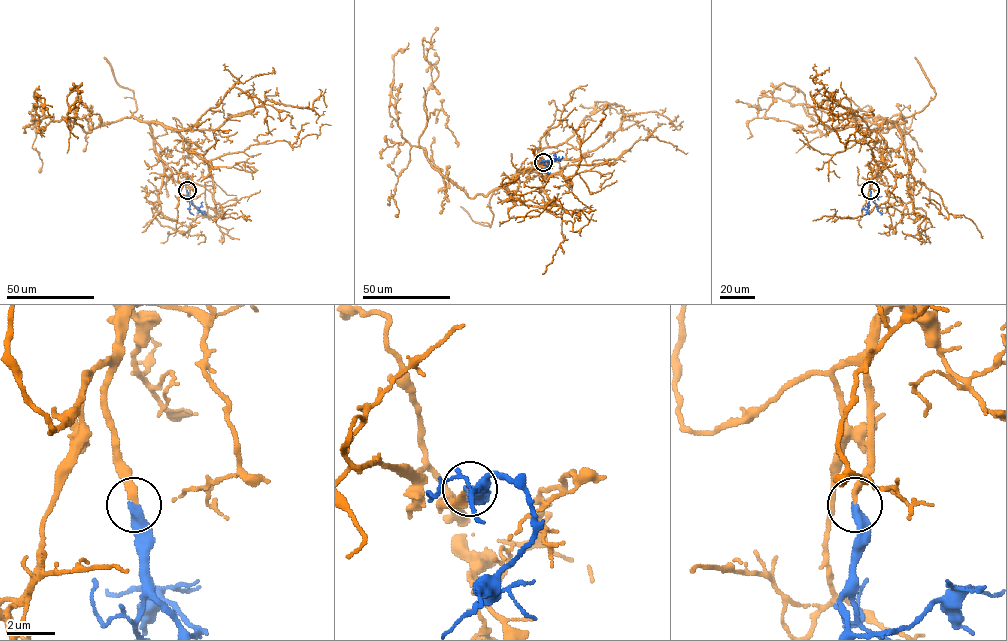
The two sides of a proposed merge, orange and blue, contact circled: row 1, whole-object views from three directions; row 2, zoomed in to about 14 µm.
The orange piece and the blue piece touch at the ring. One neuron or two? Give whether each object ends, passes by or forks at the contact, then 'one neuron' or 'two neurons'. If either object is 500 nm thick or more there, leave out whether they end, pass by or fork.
orange ends there; blue ends there; one neuron

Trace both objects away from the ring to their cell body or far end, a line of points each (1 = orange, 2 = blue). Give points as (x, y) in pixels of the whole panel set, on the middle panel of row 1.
1: (543, 162), (515, 178), (514, 193), (470, 198), (418, 144), (438, 72), (424, 56), (439, 95)
2: (543, 162), (562, 156)

